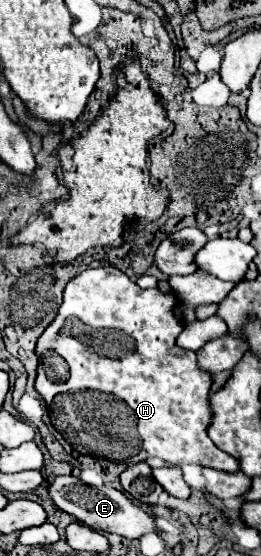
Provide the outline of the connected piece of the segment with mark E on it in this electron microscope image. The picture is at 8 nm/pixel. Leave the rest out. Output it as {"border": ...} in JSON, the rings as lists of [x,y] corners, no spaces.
{"border":[[[54,476],[52,482],[48,482],[48,496],[52,500],[52,504],[74,516],[76,520],[80,520],[82,524],[94,528],[94,530],[102,530],[102,532],[114,532],[118,536],[136,540],[148,532],[154,532],[154,522],[148,510],[140,508],[138,504],[134,504],[130,498],[126,498],[120,490],[116,488],[92,488],[82,484],[78,478],[74,476]]]}

